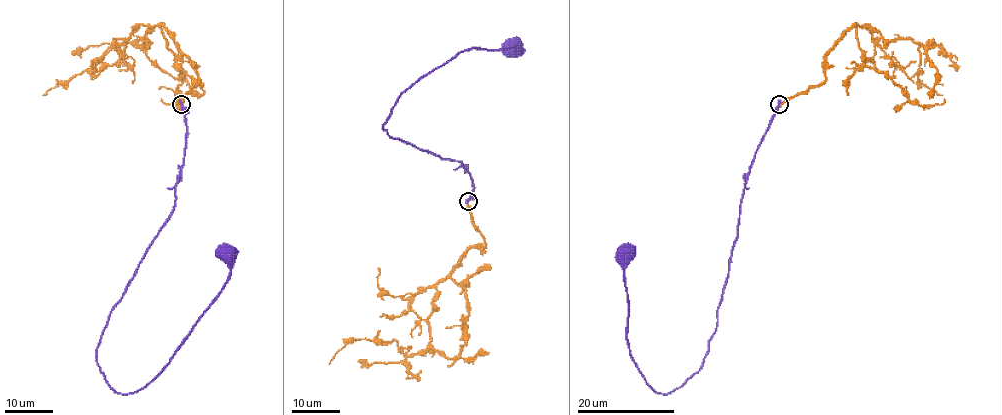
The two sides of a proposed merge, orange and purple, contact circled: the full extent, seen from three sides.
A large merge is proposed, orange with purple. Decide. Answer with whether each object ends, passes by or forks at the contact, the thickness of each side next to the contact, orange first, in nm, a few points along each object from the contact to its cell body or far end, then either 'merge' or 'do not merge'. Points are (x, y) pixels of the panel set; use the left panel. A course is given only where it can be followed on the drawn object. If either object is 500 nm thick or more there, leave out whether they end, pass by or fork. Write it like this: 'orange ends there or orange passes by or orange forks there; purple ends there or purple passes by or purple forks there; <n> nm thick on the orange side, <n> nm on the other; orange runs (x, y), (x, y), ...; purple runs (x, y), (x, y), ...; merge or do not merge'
400 nm thick on the orange side, 500 nm on the other; orange runs (181, 104), (198, 80), (196, 66), (162, 26), (150, 27), (139, 45), (114, 43), (92, 68), (42, 95); purple runs (181, 104), (186, 147), (174, 210), (97, 349), (117, 392), (133, 394), (169, 361), (221, 290), (227, 254); do not merge

